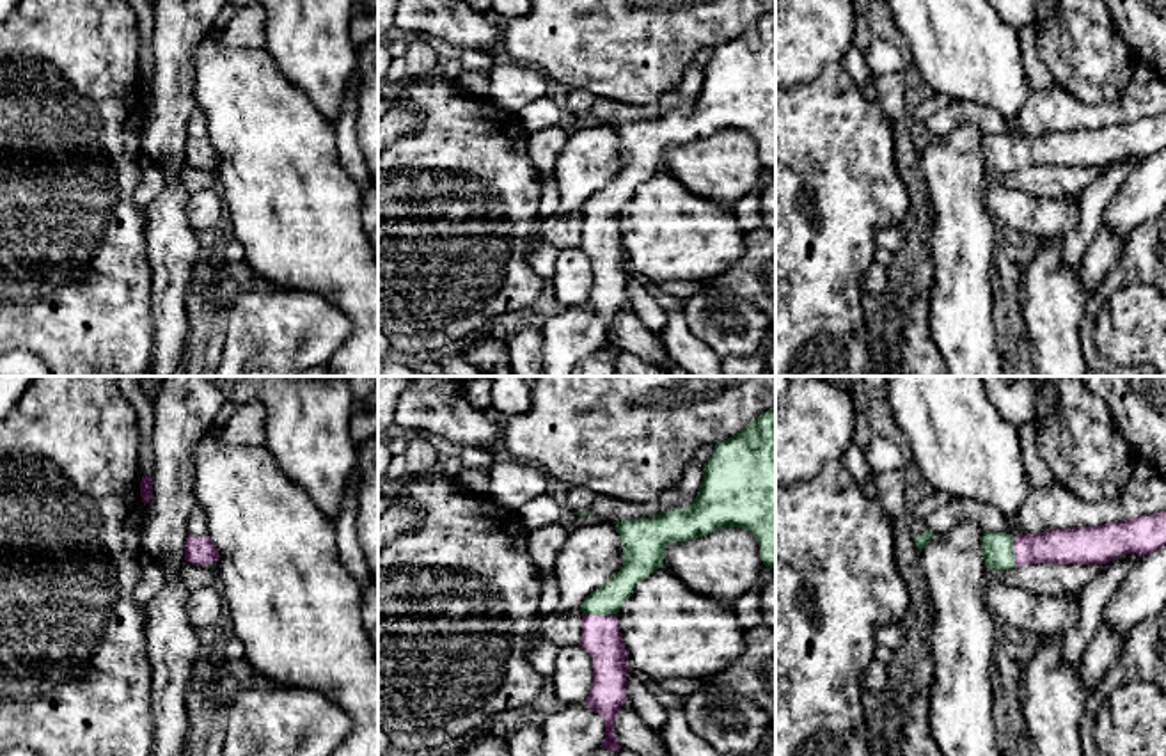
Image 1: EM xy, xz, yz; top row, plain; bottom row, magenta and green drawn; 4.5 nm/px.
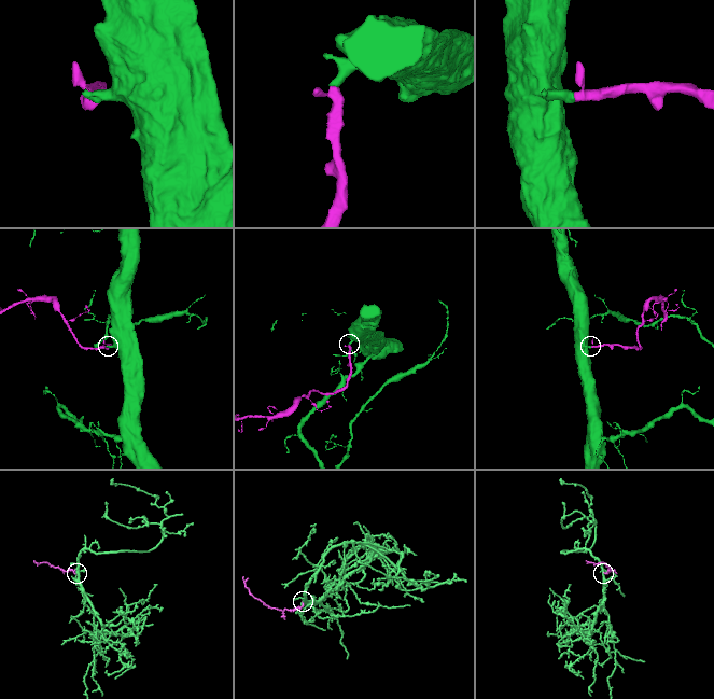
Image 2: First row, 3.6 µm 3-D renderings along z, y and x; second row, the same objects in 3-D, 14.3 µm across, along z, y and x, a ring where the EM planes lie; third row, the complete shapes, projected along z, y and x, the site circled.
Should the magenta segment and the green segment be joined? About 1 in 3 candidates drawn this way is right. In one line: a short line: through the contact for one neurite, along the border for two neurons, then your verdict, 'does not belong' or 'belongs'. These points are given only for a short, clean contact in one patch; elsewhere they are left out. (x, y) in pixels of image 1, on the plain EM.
line xz (600, 240), (598, 219), (607, 203); belongs

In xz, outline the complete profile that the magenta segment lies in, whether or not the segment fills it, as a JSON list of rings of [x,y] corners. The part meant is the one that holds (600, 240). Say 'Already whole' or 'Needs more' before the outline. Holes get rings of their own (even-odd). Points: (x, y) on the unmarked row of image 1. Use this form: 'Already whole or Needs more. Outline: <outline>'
Needs more. Outline: [[[776,7],[715,46],[703,67],[699,94],[687,112],[616,124],[625,165],[580,208],[579,248],[593,261],[586,305],[605,325],[600,350],[621,351],[612,327],[626,302],[626,279],[632,273],[616,217],[635,188],[664,169],[669,146],[696,142],[721,130],[749,133],[760,146],[763,167],[776,170]]]

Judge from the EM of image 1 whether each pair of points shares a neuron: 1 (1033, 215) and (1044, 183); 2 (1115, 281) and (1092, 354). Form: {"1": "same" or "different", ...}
{"1": "different", "2": "same"}

